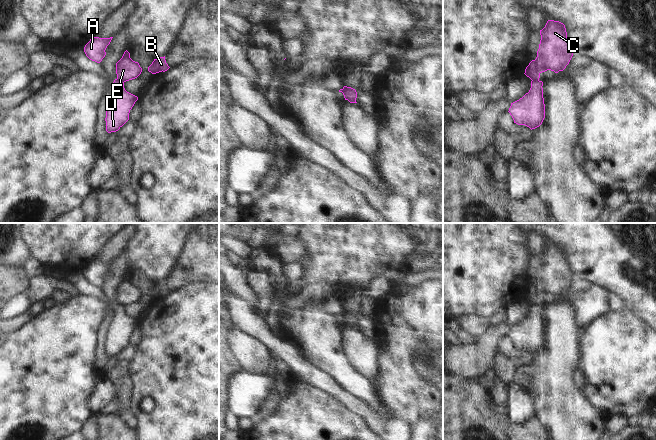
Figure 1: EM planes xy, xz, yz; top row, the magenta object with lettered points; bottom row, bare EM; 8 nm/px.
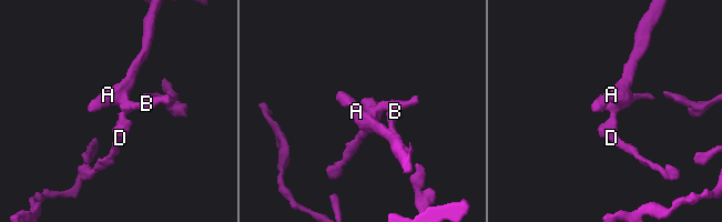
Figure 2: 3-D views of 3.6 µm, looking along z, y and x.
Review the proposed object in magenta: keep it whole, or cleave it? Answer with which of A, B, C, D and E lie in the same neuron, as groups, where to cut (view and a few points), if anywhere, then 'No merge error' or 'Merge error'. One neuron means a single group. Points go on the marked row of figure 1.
Groups: A B C E / D. Split along xy (117, 78), (123, 82). Merge error.

